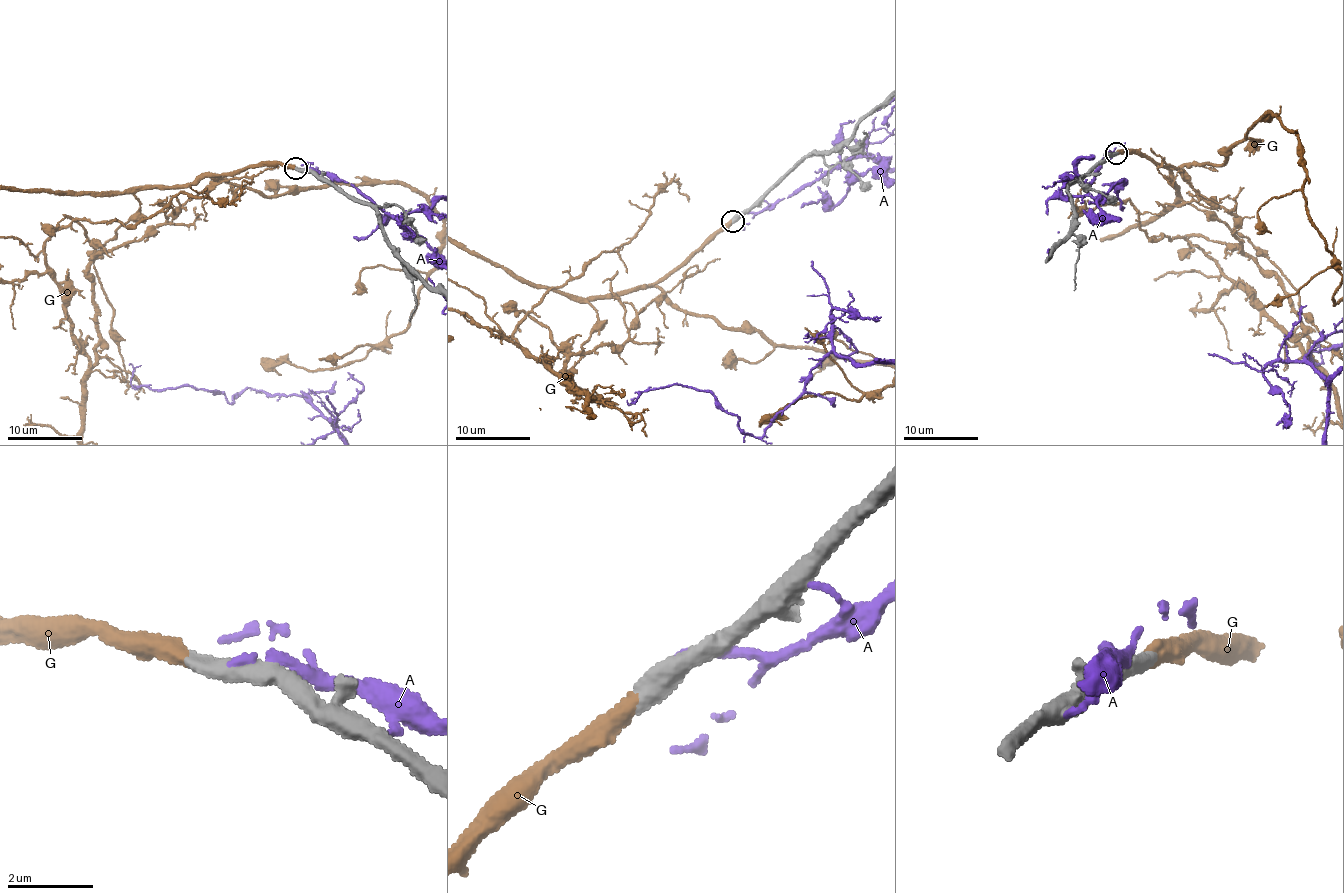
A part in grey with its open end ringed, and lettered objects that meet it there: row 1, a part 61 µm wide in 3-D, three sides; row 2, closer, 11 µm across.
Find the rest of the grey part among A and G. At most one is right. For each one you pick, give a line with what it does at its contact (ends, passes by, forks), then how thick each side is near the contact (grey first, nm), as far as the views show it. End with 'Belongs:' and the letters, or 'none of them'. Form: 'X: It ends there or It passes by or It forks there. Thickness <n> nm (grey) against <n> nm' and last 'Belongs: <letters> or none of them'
G: It ends there. Thickness 480 nm (grey) against 400 nm
Belongs: G

